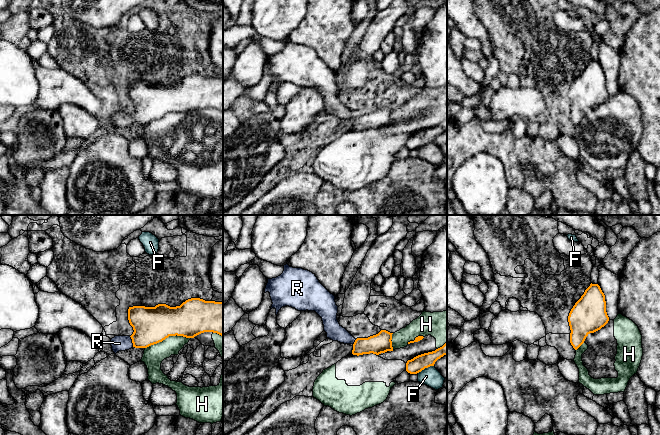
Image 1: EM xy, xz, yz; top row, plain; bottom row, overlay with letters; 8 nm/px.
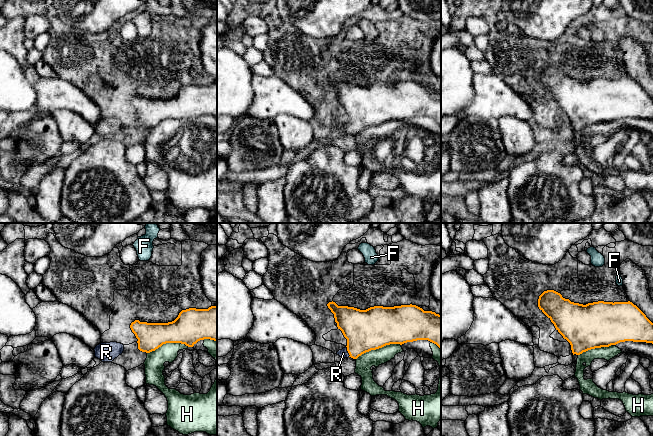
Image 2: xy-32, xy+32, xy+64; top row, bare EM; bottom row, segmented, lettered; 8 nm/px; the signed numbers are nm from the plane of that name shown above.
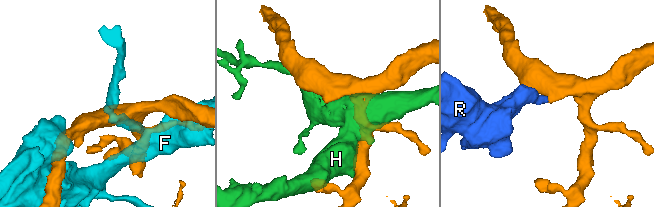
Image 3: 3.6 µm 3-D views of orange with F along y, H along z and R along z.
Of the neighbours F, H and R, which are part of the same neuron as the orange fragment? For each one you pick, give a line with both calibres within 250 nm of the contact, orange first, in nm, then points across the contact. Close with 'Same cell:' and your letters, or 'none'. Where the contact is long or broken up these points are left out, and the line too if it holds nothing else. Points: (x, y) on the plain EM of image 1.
R: Thickness 300 nm (orange) against 130 nm. Path across: xy (151, 101), (132, 117), (119, 119)
Same cell: R

